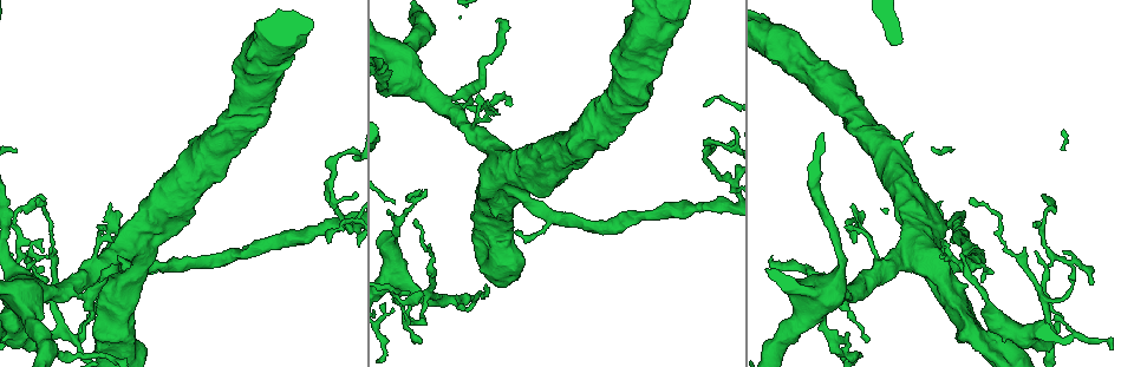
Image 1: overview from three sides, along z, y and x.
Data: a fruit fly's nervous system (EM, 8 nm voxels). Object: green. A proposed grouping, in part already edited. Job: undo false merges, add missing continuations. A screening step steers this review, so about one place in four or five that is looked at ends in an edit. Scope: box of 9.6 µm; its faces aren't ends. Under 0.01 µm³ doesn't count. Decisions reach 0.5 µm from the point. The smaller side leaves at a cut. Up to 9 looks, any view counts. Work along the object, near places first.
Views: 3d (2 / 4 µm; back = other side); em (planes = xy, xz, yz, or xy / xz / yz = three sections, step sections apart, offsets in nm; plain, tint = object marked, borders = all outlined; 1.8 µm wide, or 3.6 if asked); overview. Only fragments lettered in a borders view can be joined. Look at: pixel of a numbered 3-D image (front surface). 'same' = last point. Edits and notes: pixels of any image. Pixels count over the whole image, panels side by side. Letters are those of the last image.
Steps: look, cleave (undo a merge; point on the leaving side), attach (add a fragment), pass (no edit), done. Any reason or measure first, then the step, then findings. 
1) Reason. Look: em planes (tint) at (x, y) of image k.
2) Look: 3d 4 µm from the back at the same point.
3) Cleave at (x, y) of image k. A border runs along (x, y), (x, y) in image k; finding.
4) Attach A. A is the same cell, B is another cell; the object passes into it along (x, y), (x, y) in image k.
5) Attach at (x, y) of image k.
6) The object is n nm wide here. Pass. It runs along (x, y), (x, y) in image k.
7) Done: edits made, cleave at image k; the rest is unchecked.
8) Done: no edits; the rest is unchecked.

Tapers out. Look: em 3.6 µm yz step 16 (tint) at (118, 258) of image 1.

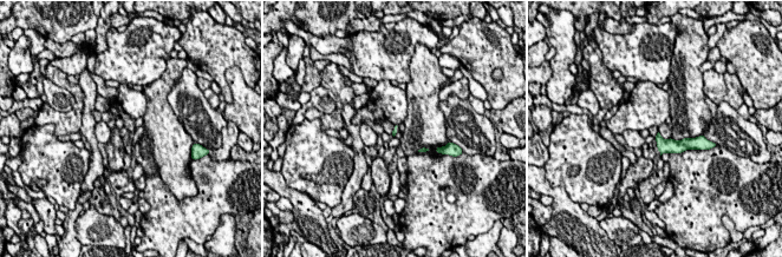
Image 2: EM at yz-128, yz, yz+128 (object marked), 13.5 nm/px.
Look: em 3.6 µm planes (borders) at the same point.

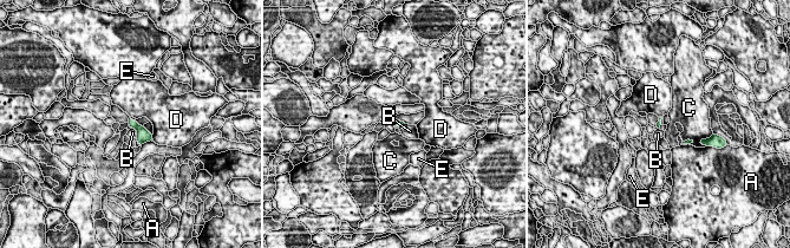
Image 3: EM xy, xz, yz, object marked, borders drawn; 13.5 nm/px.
Pass. A, B, C, D and E are other cells; none of them fits.

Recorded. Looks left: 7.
Calibre changes. Look: em 3.6 µm planes (borders) at (910, 254) of image 1.

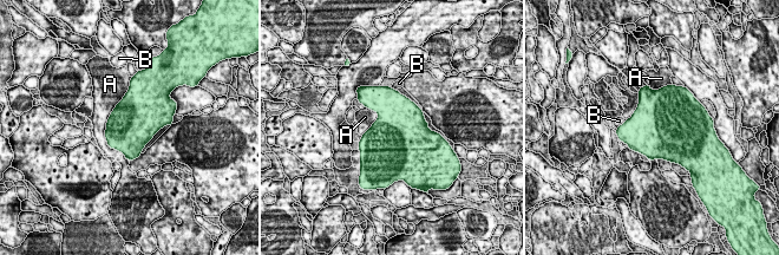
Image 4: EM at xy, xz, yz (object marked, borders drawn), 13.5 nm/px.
The object is 650 nm wide here. Pass. A and B are other cells; a border runs along (129, 86), (105, 130), (119, 152) in image 4; one cell here.

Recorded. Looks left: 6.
Sudden change in width. Look: 3d 2 µm at (19, 335) of image 1.

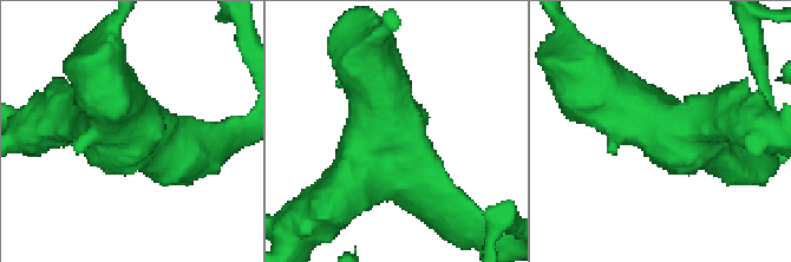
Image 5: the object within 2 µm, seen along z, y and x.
3 arms meet here; the arms are 300, 380, 480 nm wide; now the EM. Look: em planes (borders) at (393, 150) of image 5.

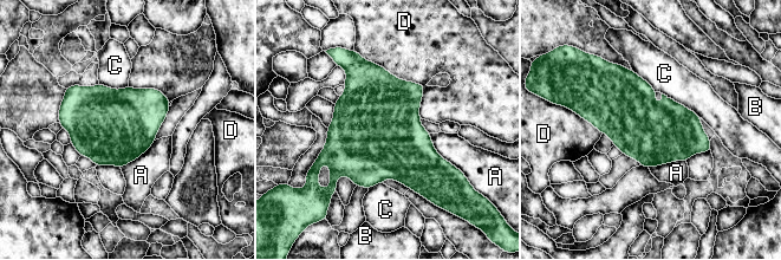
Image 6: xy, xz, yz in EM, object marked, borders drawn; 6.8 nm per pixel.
The longest contact is with D, 600 nm. Pass. A, B, C and D are other cells; a border runs along (429, 134), (434, 148), (459, 169) in image 6; continuous, no second cell.

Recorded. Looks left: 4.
Arms part here. Look: 3d 2 µm at (31, 269) of image 1.

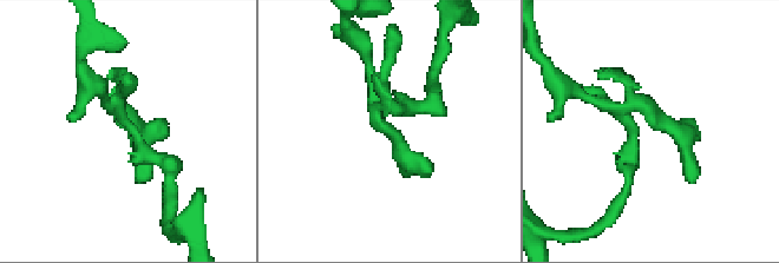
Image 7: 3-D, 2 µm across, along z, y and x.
Look: em xy step 8 (tint) at (393, 111) of image 7.

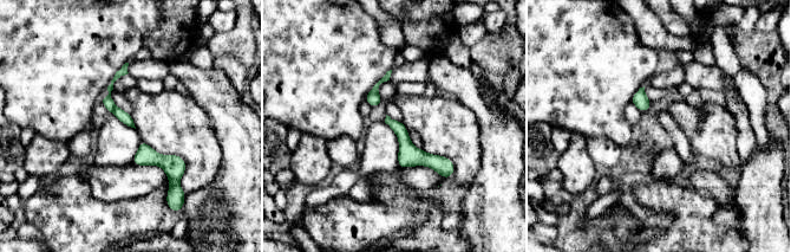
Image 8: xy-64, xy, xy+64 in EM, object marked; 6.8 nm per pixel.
Look: em xy step 8 (borders) at the same point.

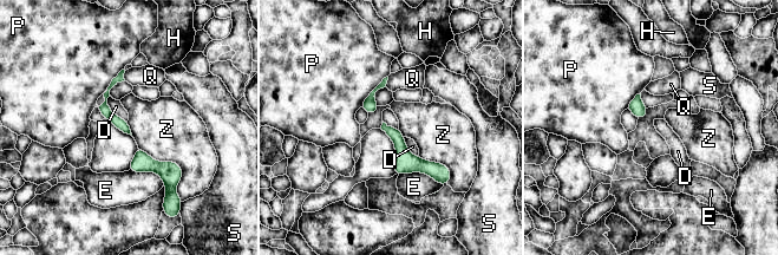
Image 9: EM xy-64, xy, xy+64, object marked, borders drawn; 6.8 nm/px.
Cleave at (104, 109) of image 9. D, E, H, P, Q, S and Z are other cells; two cells meet here.

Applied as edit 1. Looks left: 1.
Done: edits made, cleave at image 9; the rest is unchecked.

